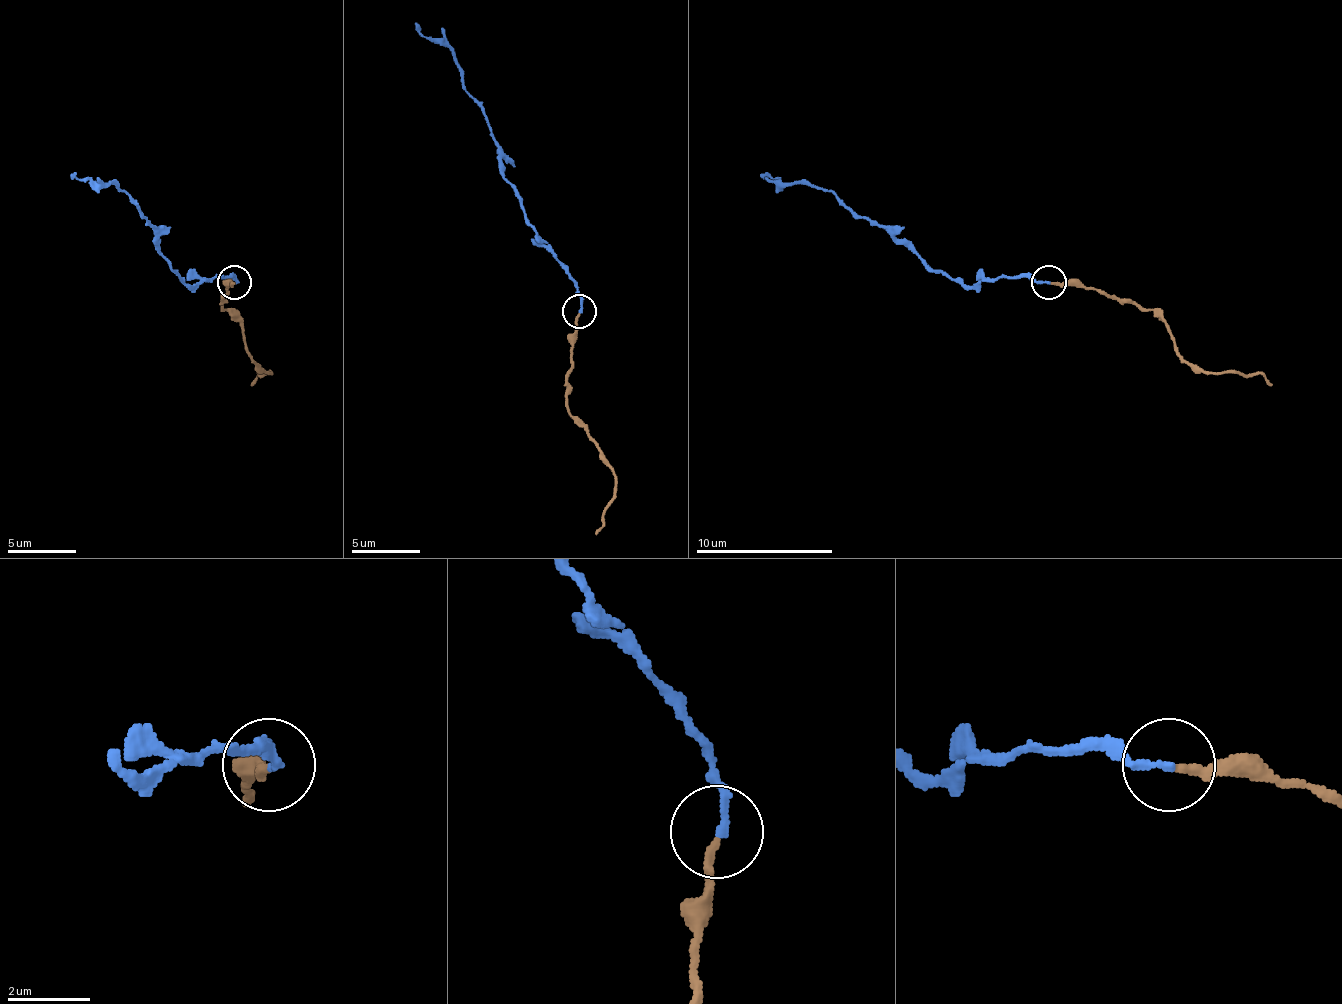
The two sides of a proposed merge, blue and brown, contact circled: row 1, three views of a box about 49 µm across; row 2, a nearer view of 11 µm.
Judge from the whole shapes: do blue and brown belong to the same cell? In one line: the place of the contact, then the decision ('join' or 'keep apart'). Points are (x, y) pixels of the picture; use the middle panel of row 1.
at (579, 311); join

